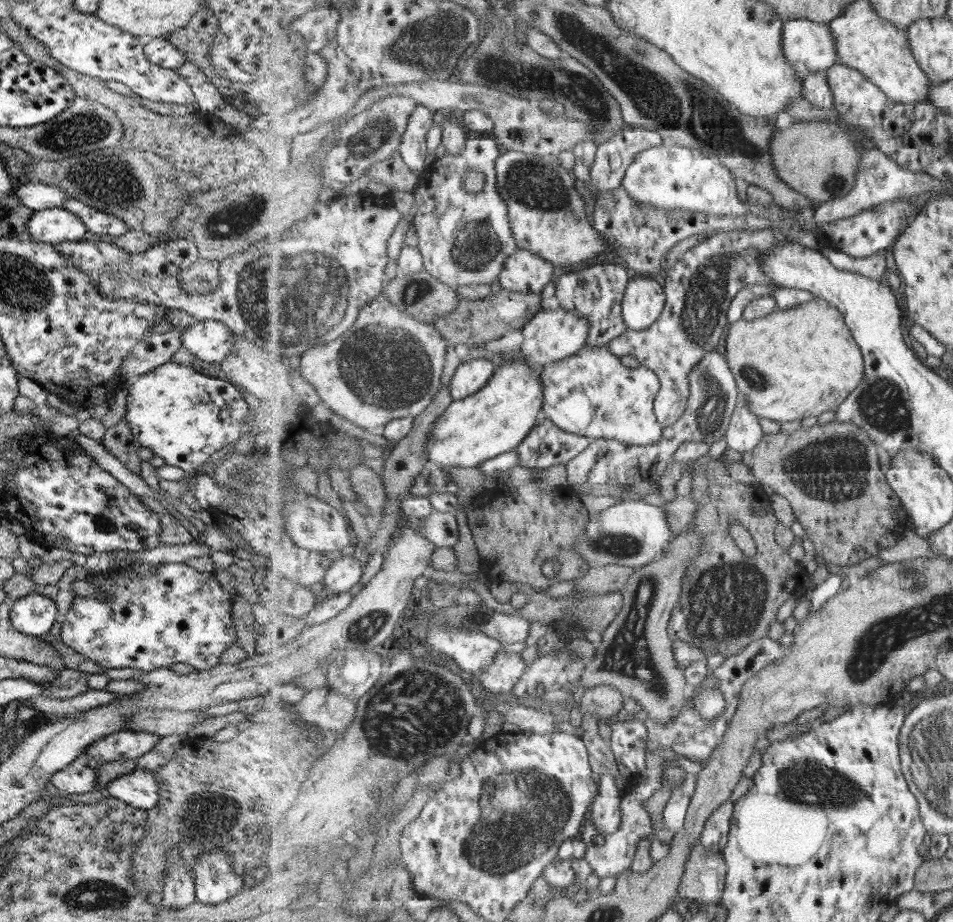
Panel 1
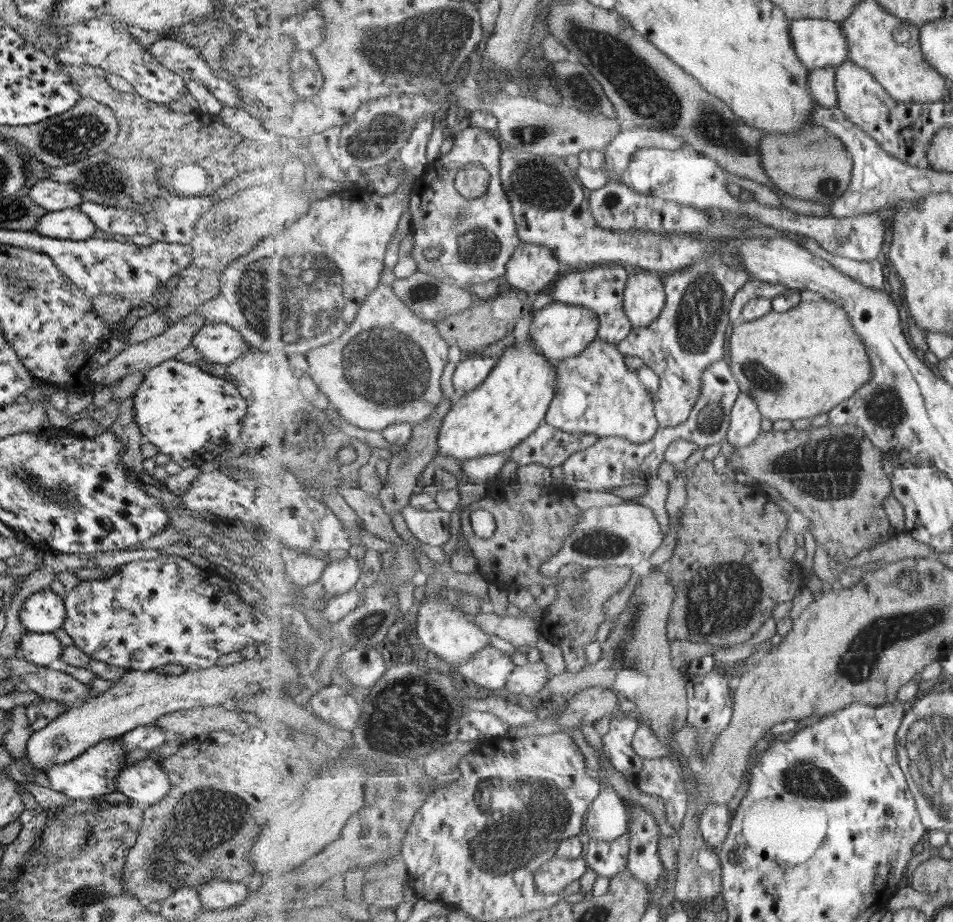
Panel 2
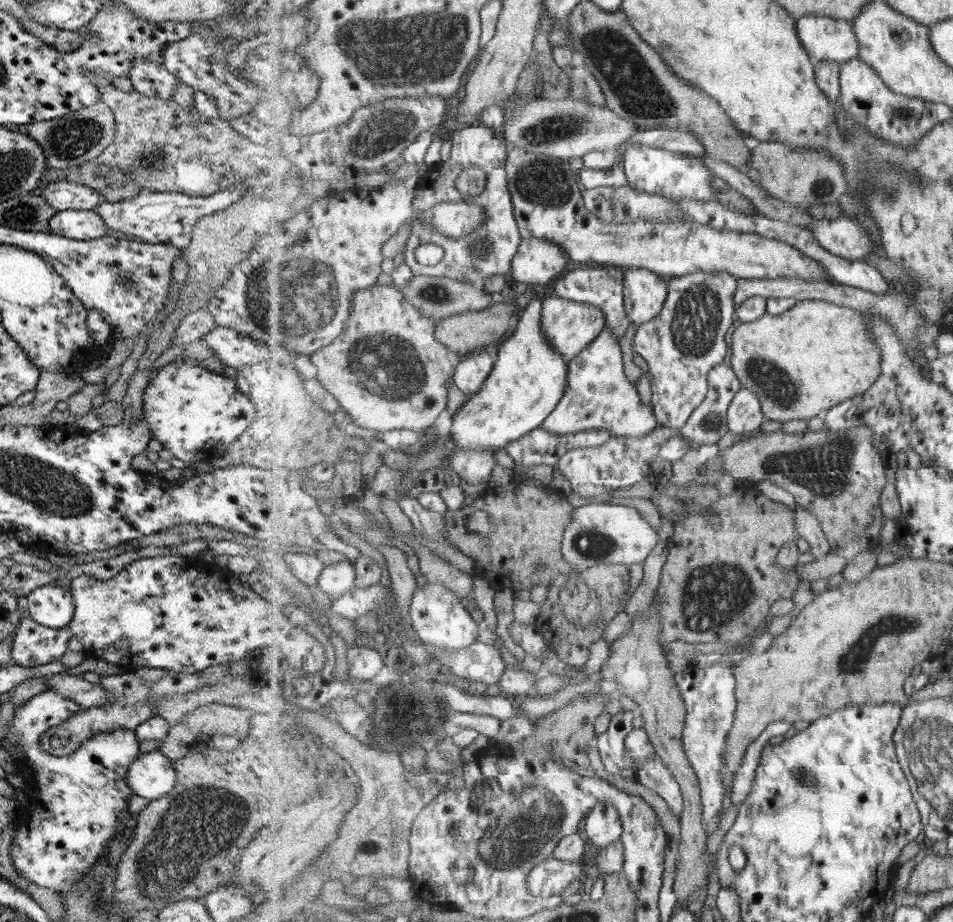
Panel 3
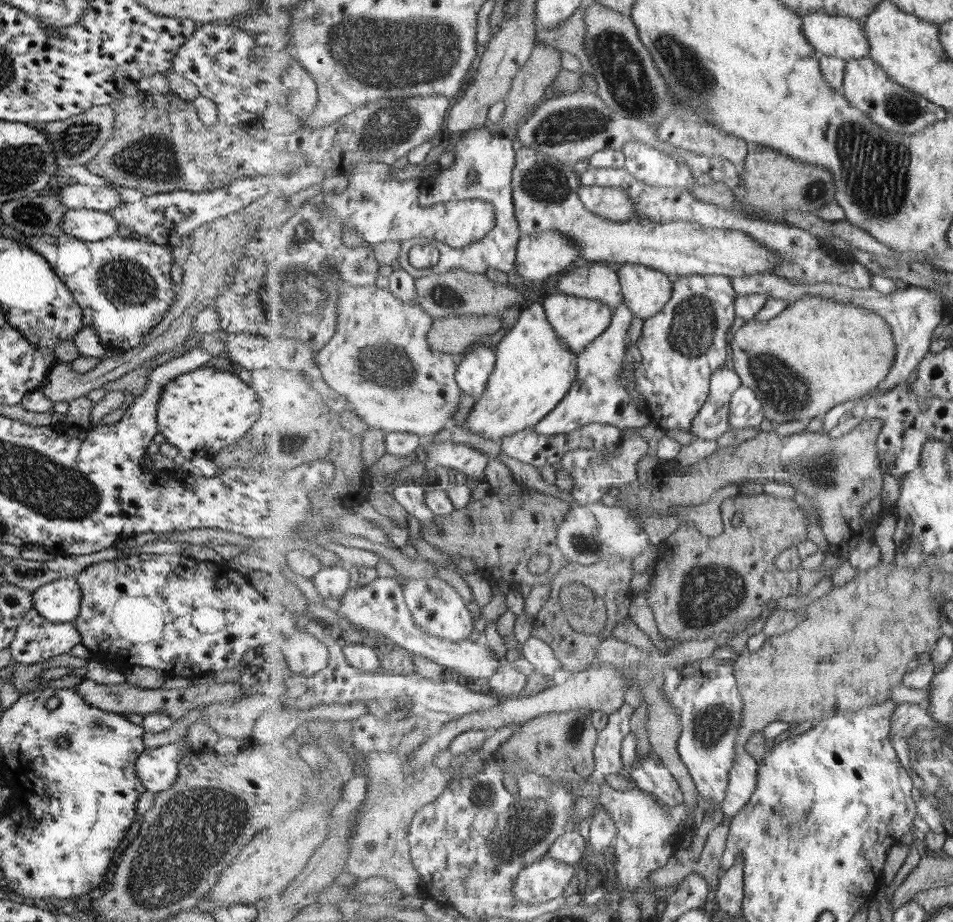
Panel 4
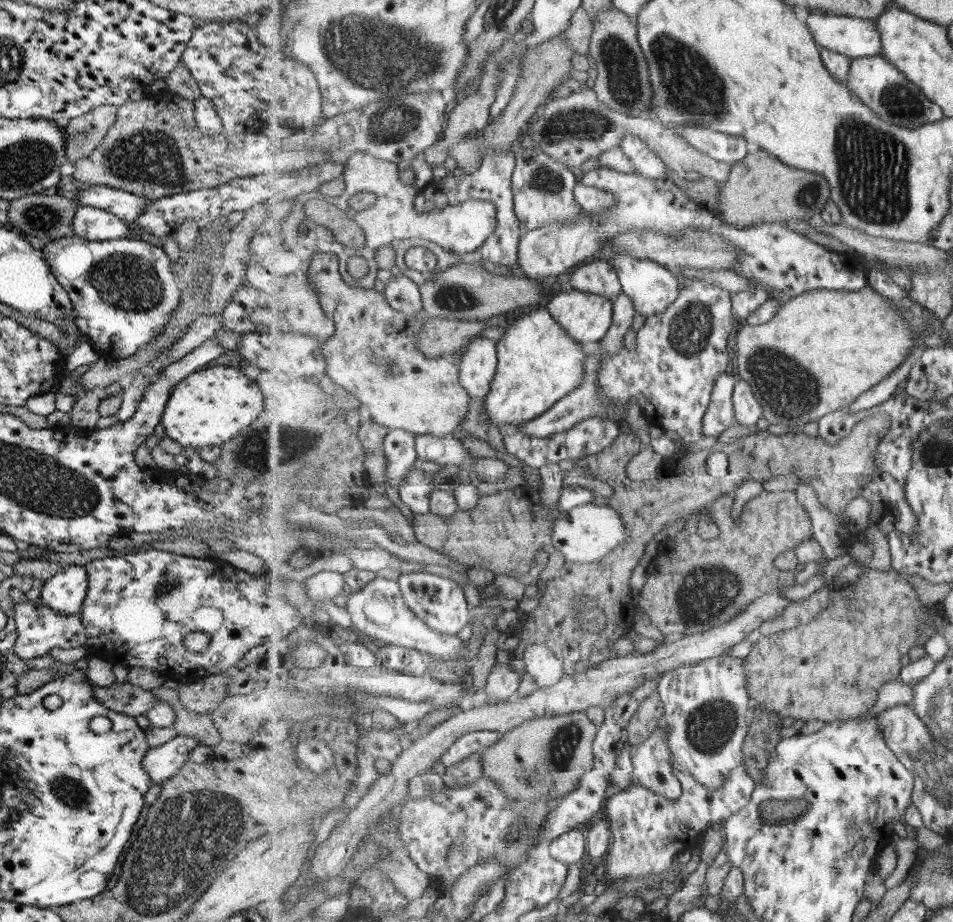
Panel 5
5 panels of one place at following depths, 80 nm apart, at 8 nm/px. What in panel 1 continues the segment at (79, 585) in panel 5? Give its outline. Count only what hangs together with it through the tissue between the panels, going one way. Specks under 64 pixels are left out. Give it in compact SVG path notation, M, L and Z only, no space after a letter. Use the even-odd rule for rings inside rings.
M37 593L11 600L9 604L9 622L21 634L41 637L49 632L55 618L57 618L55 603Z

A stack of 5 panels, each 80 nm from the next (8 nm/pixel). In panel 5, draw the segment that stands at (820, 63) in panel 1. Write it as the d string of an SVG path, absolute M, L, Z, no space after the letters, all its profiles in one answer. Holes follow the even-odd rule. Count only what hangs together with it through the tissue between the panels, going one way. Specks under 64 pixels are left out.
M811 11L806 19L817 45L853 59L881 56L883 42L875 19Z

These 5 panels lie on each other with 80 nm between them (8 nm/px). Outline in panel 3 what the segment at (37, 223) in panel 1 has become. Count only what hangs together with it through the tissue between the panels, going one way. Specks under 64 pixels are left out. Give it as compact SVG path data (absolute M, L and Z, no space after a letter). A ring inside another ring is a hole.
M63 210L47 220L49 233L71 240L93 240L105 235L107 230L100 216L93 211Z

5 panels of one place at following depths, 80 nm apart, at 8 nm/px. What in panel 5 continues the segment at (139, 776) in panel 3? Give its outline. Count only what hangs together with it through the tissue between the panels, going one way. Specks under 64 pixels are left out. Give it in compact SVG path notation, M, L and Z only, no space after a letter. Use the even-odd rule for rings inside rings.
M175 735L169 741L156 746L149 747L141 759L141 768L144 768L150 782L161 784L170 776L173 776L188 758L187 754L199 745L193 737Z

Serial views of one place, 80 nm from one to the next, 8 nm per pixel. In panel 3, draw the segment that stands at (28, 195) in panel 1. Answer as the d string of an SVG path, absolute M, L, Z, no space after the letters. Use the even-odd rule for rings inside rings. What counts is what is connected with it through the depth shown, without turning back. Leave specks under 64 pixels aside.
M67 180L54 181L41 187L39 196L43 196L45 203L55 211L63 210L95 210L95 206L103 204L103 196L92 188Z

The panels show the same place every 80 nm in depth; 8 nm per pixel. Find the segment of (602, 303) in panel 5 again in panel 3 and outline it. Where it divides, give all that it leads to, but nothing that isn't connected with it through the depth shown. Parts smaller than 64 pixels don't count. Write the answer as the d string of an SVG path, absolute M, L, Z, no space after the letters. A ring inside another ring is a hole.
M553 295L544 300L541 326L556 351L570 359L583 352L605 330L607 316L600 308L592 304Z

